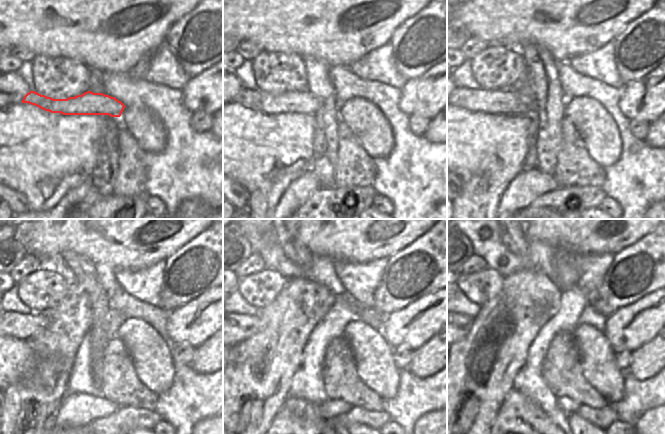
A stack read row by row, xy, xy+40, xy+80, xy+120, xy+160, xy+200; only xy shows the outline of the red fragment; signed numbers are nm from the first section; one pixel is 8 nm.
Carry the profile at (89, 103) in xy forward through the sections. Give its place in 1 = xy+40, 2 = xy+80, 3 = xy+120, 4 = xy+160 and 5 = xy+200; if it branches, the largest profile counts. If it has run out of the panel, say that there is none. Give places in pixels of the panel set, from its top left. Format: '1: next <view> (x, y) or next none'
1: next xy+40 (291, 101)
2: next xy+80 (483, 100)
3: next xy+120 (23, 326)
4: next xy+160 (243, 326)
5: next xy+200 (467, 321)

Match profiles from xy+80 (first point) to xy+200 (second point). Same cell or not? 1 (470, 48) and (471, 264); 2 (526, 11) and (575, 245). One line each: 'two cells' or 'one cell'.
1: one cell
2: one cell

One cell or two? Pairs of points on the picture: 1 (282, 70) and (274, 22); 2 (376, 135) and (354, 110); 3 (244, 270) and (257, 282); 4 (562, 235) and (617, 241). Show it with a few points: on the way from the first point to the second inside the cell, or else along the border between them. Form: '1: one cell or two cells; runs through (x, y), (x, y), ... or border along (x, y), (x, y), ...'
1: two cells; border along (262, 50), (292, 52), (301, 57)
2: one cell; runs through (372, 129), (360, 115)
3: two cells; border along (263, 268), (240, 279)
4: one cell; runs through (576, 235), (603, 235)

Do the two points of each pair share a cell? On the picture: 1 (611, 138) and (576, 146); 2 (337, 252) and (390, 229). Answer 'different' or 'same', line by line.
1: different
2: same

